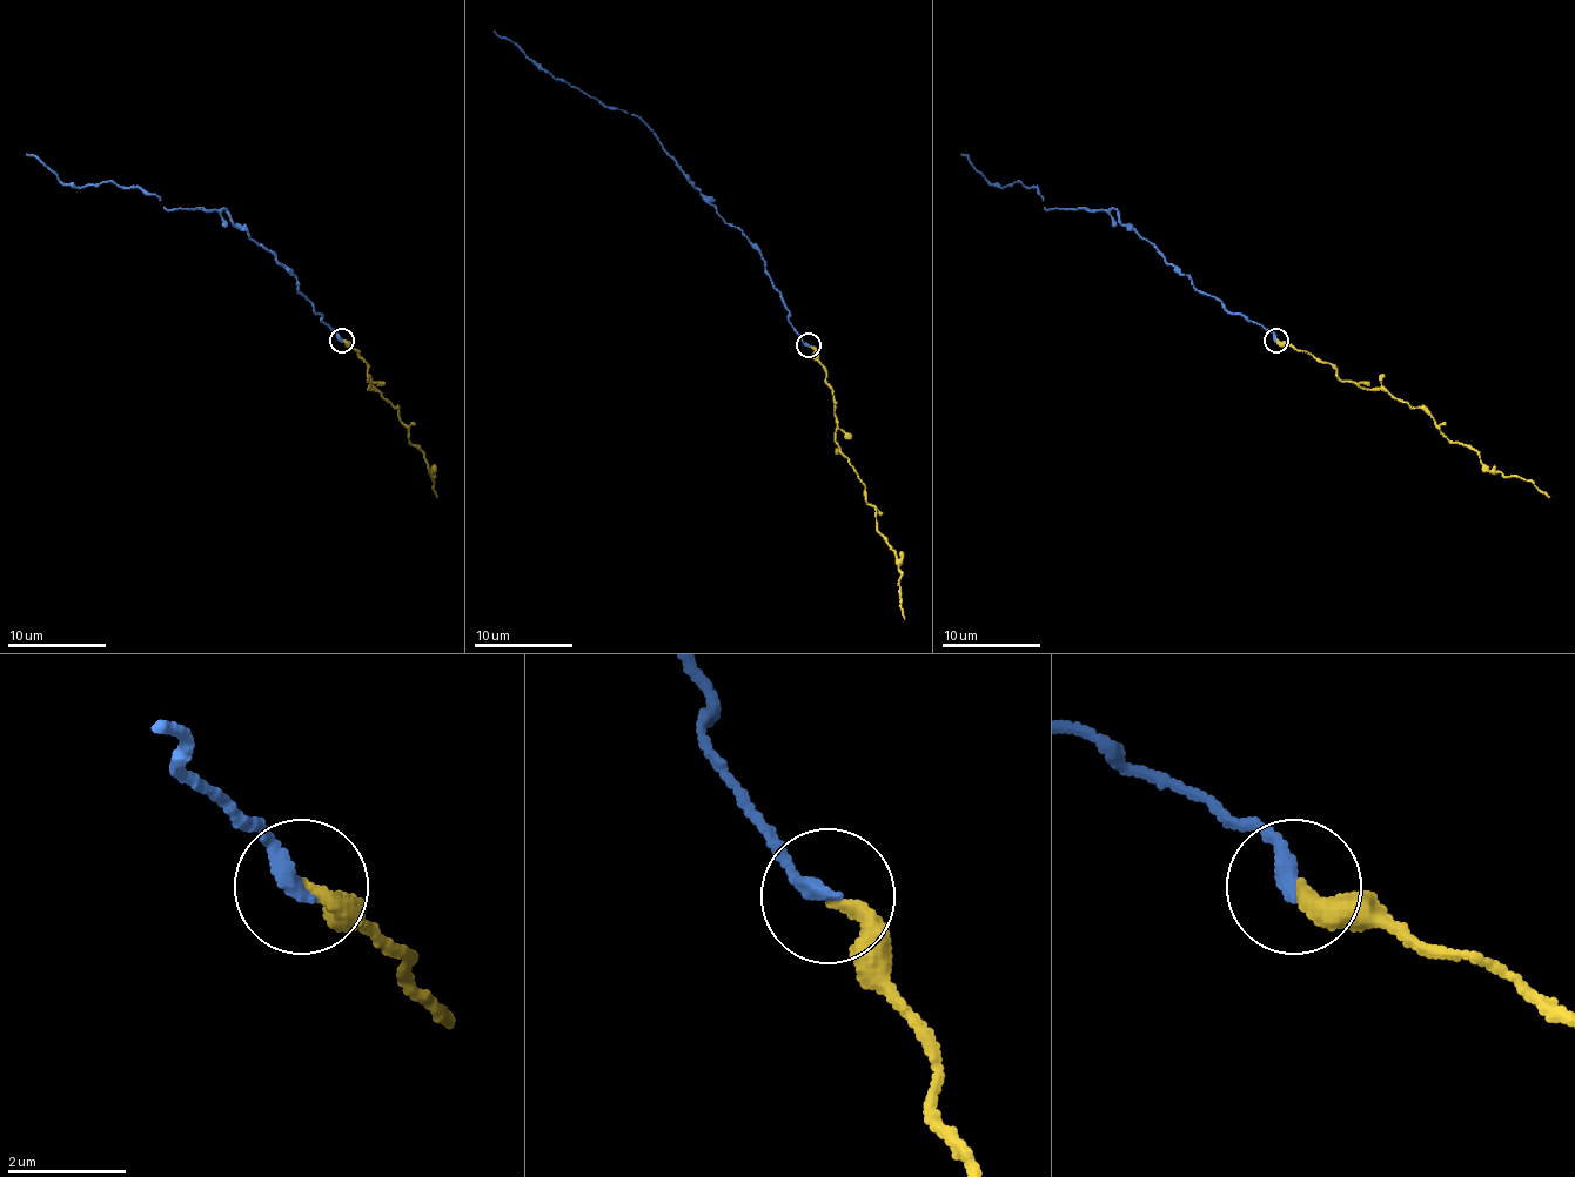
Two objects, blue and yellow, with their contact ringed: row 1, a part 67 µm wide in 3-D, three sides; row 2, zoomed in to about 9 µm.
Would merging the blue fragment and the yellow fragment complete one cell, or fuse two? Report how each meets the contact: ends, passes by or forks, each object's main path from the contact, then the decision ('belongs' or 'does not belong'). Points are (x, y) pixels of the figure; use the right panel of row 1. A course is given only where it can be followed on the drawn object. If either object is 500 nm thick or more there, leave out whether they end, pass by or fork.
blue ends; yellow ends; course blue (1275, 341), (1100, 210), (1046, 210), (1037, 188), (1017, 181), (999, 188), (960, 154); course yellow (1278, 341), (1321, 360), (1341, 379), (1386, 389), (1420, 407), (1489, 470), (1530, 481), (1550, 495); belongs

